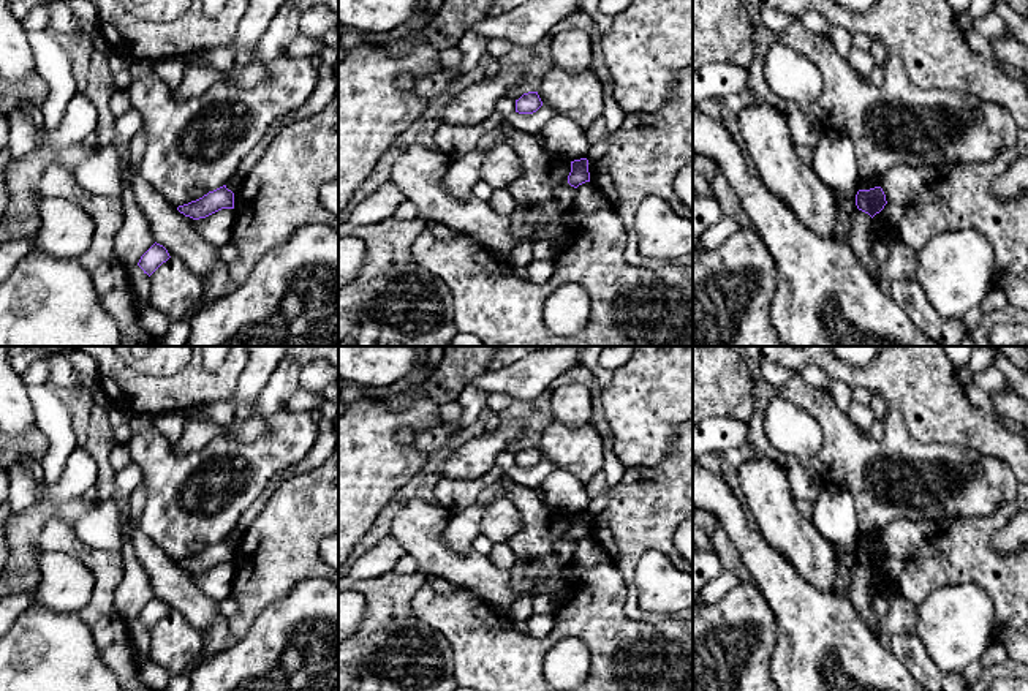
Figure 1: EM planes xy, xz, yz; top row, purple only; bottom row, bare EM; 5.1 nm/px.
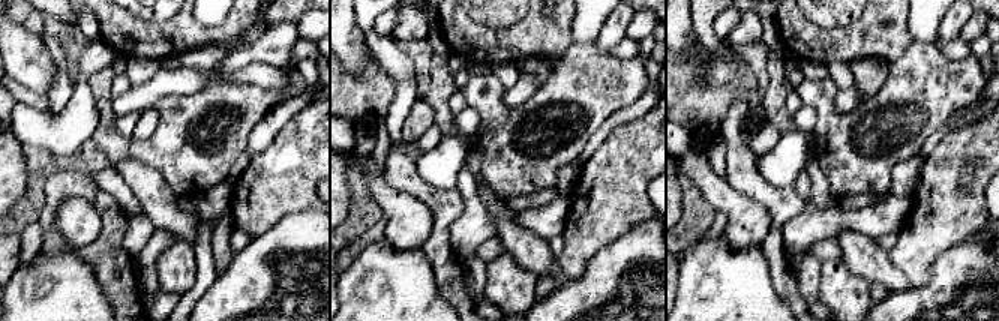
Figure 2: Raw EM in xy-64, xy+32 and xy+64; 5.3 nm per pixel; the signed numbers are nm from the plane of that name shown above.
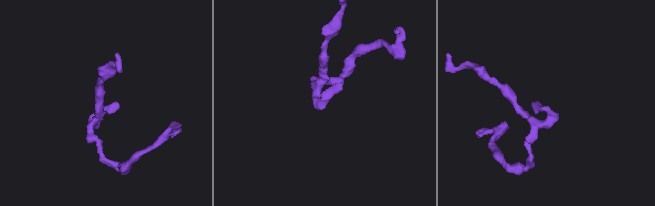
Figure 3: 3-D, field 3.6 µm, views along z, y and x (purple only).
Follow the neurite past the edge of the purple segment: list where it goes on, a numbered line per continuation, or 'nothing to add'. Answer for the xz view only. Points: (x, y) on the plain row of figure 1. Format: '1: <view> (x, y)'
nothing to add

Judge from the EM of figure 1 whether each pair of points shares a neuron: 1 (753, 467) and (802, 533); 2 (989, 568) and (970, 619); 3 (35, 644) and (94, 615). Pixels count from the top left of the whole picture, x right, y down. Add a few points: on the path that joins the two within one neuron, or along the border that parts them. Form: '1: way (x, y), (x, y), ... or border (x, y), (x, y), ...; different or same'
1: way (763, 483), (767, 498), (786, 517); same
2: border (944, 585), (976, 584), (990, 600), (995, 622); different
3: border (78, 614), (89, 628), (100, 655); different

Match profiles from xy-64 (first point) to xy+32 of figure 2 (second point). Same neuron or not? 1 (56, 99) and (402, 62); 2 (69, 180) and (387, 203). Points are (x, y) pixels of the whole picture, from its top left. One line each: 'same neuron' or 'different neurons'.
1: same neuron
2: different neurons

